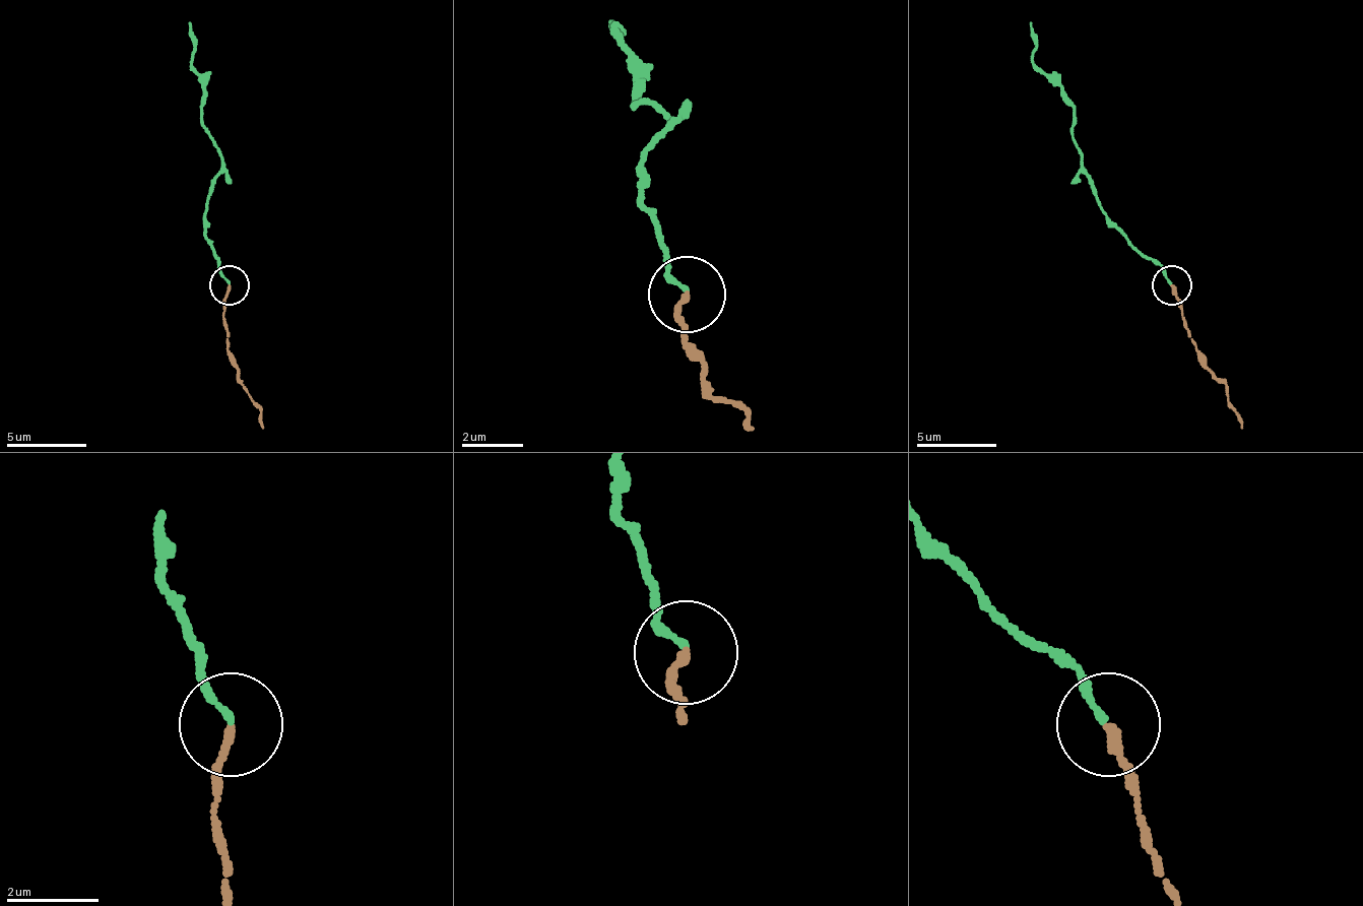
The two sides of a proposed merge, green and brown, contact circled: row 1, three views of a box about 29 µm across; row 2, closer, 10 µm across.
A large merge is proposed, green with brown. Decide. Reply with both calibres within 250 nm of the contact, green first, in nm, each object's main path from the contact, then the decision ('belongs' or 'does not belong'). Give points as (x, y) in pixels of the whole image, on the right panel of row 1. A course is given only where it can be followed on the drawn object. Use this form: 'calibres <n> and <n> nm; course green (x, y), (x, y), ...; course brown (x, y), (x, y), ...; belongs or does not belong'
calibres 140 and 190 nm; course green (1169, 285), (1105, 214), (1074, 126), (1074, 103), (1034, 63), (1030, 22); course brown (1173, 285), (1201, 362), (1225, 385), (1240, 429); does not belong

